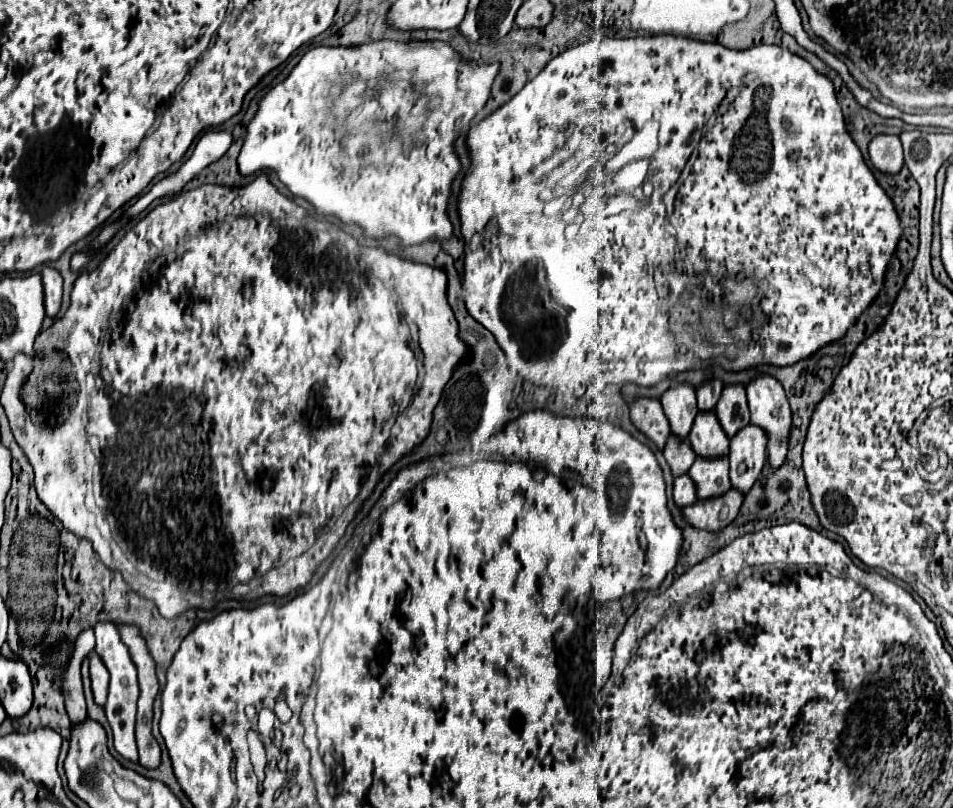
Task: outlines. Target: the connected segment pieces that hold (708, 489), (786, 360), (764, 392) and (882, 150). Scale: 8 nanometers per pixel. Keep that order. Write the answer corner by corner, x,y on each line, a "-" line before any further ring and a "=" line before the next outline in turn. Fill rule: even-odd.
727,455
721,457
697,457
689,469
689,477
697,487
697,499
719,497
731,487
=
663,35
663,37
635,37
635,39
613,39
613,37
605,37
605,39
591,39
591,41
587,41
587,43
581,43
581,45
577,45
577,47
573,47
573,49
567,49
567,51
565,51
565,53
561,53
561,55
557,55
557,57
555,57
555,59
551,59
551,61
549,61
549,63
547,63
547,67
545,67
545,69
543,69
543,71
541,71
541,73
539,73
539,75
537,75
537,77
535,77
535,79
531,79
531,81
529,81
529,83
527,83
527,85
525,85
525,87
523,87
523,89
521,89
521,91
519,91
519,93
517,93
517,95
515,95
515,97
513,97
513,99
511,99
511,101
509,101
509,103
505,103
505,105
503,105
503,107
501,107
501,109
497,109
497,111
495,111
495,113
491,113
491,115
489,115
489,117
487,117
487,119
483,119
483,121
481,121
481,123
479,123
479,125
475,125
475,127
473,127
473,129
471,129
471,131
469,131
469,137
467,137
467,143
469,143
469,147
471,147
471,157
473,157
473,165
471,165
471,167
469,167
469,171
467,171
467,179
465,179
465,181
463,181
463,189
461,189
461,193
459,193
459,201
457,201
457,209
459,209
459,215
461,215
461,221
463,221
463,235
465,235
465,241
467,241
467,251
465,251
465,253
467,253
467,255
465,255
465,259
463,259
463,263
465,263
465,275
463,275
463,289
465,289
465,291
463,291
463,299
465,299
465,305
467,305
467,311
469,311
469,313
471,313
471,317
475,317
475,319
477,319
477,321
479,321
479,323
481,323
481,325
483,325
483,327
487,327
487,329
489,329
489,331
491,331
491,333
493,333
493,335
495,335
495,339
497,339
497,343
499,343
499,345
501,345
501,349
503,349
503,351
505,351
505,355
507,355
507,363
509,363
509,367
511,367
511,369
515,369
515,371
517,371
517,373
519,373
519,375
521,375
521,377
523,377
523,379
527,379
527,381
537,381
537,383
539,383
539,385
549,385
549,387
551,387
551,389
553,389
553,391
559,391
559,395
563,395
563,397
575,397
575,399
577,399
577,401
579,401
579,411
581,411
581,413
579,413
579,415
562,415
562,416
573,416
573,417
582,417
582,416
586,416
586,417
595,417
595,419
603,419
603,418
605,418
605,416
602,416
602,383
617,383
617,385
623,385
623,383
637,383
637,385
643,385
643,387
651,387
651,385
657,385
657,383
659,383
659,381
661,381
661,379
663,379
663,375
667,375
667,373
673,373
673,371
675,371
675,373
677,373
677,371
683,371
683,369
687,369
687,367
691,367
691,363
695,363
695,359
697,359
697,357
715,357
715,355
717,355
717,357
721,357
721,359
723,359
723,361
727,361
727,363
729,363
729,367
731,367
731,369
735,369
735,371
739,371
739,369
745,369
745,367
751,367
751,365
760,365
760,364
771,364
771,365
775,365
775,366
779,366
779,367
784,367
784,366
787,366
787,365
791,365
791,363
795,363
795,361
799,361
799,359
805,359
805,357
809,357
809,355
811,355
811,353
815,353
815,351
817,351
817,349
819,349
819,347
823,347
823,345
827,345
827,343
829,343
829,341
835,341
835,339
839,339
839,337
843,337
843,335
845,335
845,331
847,331
847,329
849,329
849,325
851,325
851,323
855,323
855,319
857,319
857,317
859,317
859,315
861,315
861,313
863,313
863,309
865,309
865,307
867,307
867,305
869,305
869,303
871,303
871,301
873,301
873,299
875,299
875,297
877,297
877,293
879,293
879,289
881,289
881,283
883,283
883,275
885,275
885,267
887,267
887,263
889,263
889,257
891,257
891,253
893,253
893,251
895,251
895,245
897,245
897,241
899,241
899,235
901,235
901,225
899,225
899,217
897,217
897,211
895,211
895,207
893,207
893,203
891,203
891,199
889,199
889,197
887,197
887,193
885,193
885,191
883,191
883,189
881,189
881,185
879,185
879,183
877,183
877,179
875,179
875,175
873,175
873,173
871,173
871,169
869,169
869,167
867,167
867,165
865,165
865,161
863,161
863,157
861,157
861,151
859,151
859,149
857,149
857,145
855,145
855,143
853,143
853,139
851,139
851,135
849,135
849,133
847,133
847,129
845,129
845,119
843,119
843,113
841,113
841,105
839,105
839,103
837,103
837,97
835,97
835,89
833,89
833,83
831,83
831,81
829,81
829,79
827,79
827,77
825,77
825,75
819,75
819,73
817,73
817,71
815,71
815,69
813,69
813,67
811,67
811,65
809,65
809,63
807,63
807,61
805,61
805,59
801,59
801,57
799,57
799,55
795,55
795,53
791,53
791,51
789,51
789,49
783,49
783,47
779,47
779,45
755,45
755,47
751,47
751,49
745,49
745,51
735,51
735,49
727,49
727,47
723,47
723,45
717,45
717,43
703,43
703,41
695,41
695,39
687,39
687,37
671,37
671,35
-
645,124
651,124
651,127
655,127
655,129
657,129
657,143
659,143
659,147
657,147
657,151
655,151
655,155
653,155
653,157
651,157
651,163
649,163
649,165
647,165
647,175
645,175
645,179
643,179
643,185
641,185
641,189
637,189
637,191
635,191
635,193
626,193
626,213
624,213
624,211
623,211
623,209
624,209
624,203
623,203
623,204
622,204
622,203
621,203
621,200
619,200
619,199
615,199
615,197
613,197
613,198
614,198
614,199
611,199
611,197
610,197
610,196
608,196
608,191
611,191
611,189
609,189
609,183
611,183
611,178
612,178
612,176
613,176
613,175
614,175
614,174
615,174
615,173
616,173
616,172
617,172
617,171
609,171
609,167
607,167
607,163
609,163
609,161
611,161
611,159
613,159
613,157
615,157
615,155
617,155
617,153
619,153
619,150
618,150
618,149
617,149
617,148
616,148
616,145
615,145
615,144
611,144
611,145
609,145
609,144
610,144
610,143
611,143
611,141
613,141
613,137
615,137
615,131
616,131
616,132
617,132
617,129
615,129
615,128
617,128
617,127
618,127
618,126
625,126
625,128
627,128
627,127
633,127
633,129
637,129
637,130
636,130
636,131
635,131
635,133
637,133
637,131
640,131
640,130
641,130
641,129
642,129
642,128
643,128
643,127
644,127
644,125
645,125
-
697,145
699,145
699,155
697,155
697,159
695,159
695,163
693,163
693,169
691,169
691,173
689,173
689,177
687,177
687,178
686,178
686,179
685,179
685,183
683,183
683,182
677,182
677,181
678,181
678,179
679,179
679,177
680,177
680,175
681,175
681,172
682,172
682,171
683,171
683,169
684,169
684,167
685,167
685,164
686,164
686,163
687,163
687,161
689,161
689,157
691,157
691,153
693,153
693,149
695,149
695,147
697,147
-
559,153
563,153
563,154
565,154
565,156
566,156
566,157
565,157
565,159
564,159
564,160
562,160
562,161
561,161
561,160
560,160
560,162
559,162
559,161
558,161
558,160
559,160
559,159
558,159
558,158
559,158
559,155
558,155
558,154
559,154
-
701,275
703,275
703,277
705,277
705,281
703,281
703,287
701,287
701,291
703,291
703,293
705,293
705,297
701,297
701,295
693,295
693,293
691,293
691,291
689,291
689,289
687,289
687,288
688,288
688,286
690,286
690,285
691,285
691,281
692,281
692,280
693,280
693,279
694,279
694,278
696,278
696,277
701,277
-
723,275
727,275
727,277
739,277
739,279
745,279
745,277
751,277
751,279
753,279
753,285
755,285
755,289
757,289
757,301
759,301
759,303
757,303
757,309
759,309
759,313
761,313
761,315
763,315
763,317
765,317
765,321
764,321
764,322
763,322
763,323
762,323
762,324
761,324
761,325
759,325
759,326
757,326
757,327
755,327
755,328
753,328
753,329
752,329
752,330
751,330
751,335
752,335
752,337
753,337
753,339
755,339
755,333
756,333
756,341
749,341
749,340
746,340
746,341
745,341
745,342
744,342
744,343
743,343
743,345
735,345
735,349
737,349
737,353
735,353
735,359
729,359
729,357
727,357
727,349
729,349
729,347
723,347
723,345
721,345
721,347
719,347
719,343
729,343
729,337
727,337
727,333
725,333
725,329
727,329
727,327
733,327
733,325
735,325
735,323
737,323
737,315
735,315
735,313
733,313
733,311
729,311
729,313
727,313
727,315
725,315
725,319
723,319
723,325
721,325
721,327
713,327
713,329
711,329
711,335
713,335
713,339
711,339
711,337
707,337
707,339
709,339
709,341
717,341
717,343
709,343
709,341
701,341
701,339
699,339
699,341
697,341
697,339
693,339
693,337
691,337
691,335
689,335
689,333
691,333
691,332
692,332
692,326
693,326
693,324
694,324
694,322
695,322
695,320
697,320
697,311
695,311
695,312
693,312
693,311
691,311
691,307
690,307
690,306
689,306
689,307
688,307
688,306
687,306
687,305
688,305
688,302
689,302
689,301
691,301
691,300
692,300
692,299
695,299
695,297
697,297
697,299
701,299
701,301
705,301
705,299
709,299
709,301
715,301
715,297
723,297
-
677,332
688,332
688,333
687,333
687,341
683,341
683,343
679,343
679,342
678,342
678,336
677,336
=
769,373
757,375
747,385
751,423
761,425
769,433
769,465
777,469
787,455
787,437
791,429
791,409
783,393
783,385
=
879,135
869,141
869,157
877,171
895,175
903,167
903,147
897,135

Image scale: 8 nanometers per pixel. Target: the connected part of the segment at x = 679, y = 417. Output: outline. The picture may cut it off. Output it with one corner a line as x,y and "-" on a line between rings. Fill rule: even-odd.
675,383
663,393
661,405
671,423
671,433
687,437
693,419
699,411
695,401
695,387
691,383

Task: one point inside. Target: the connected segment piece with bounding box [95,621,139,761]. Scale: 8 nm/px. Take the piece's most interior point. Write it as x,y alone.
121,705

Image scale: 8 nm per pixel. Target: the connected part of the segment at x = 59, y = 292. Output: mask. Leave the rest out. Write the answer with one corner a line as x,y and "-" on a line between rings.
43,267
43,287
45,287
45,311
49,317
55,317
61,309
61,297
63,297
63,277
53,267

